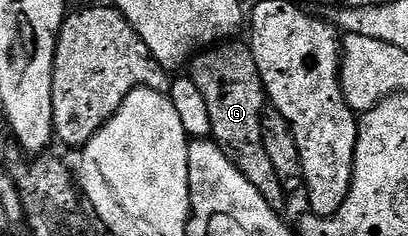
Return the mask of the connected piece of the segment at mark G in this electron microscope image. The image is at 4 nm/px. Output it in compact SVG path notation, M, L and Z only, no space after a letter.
M223 41L198 52L188 64L188 78L204 96L208 105L208 121L212 121L212 142L224 152L248 177L256 193L268 201L273 211L285 212L288 193L280 185L280 177L264 149L262 115L268 110L266 86L262 84L260 69L256 69L256 57L250 52L249 42Z

